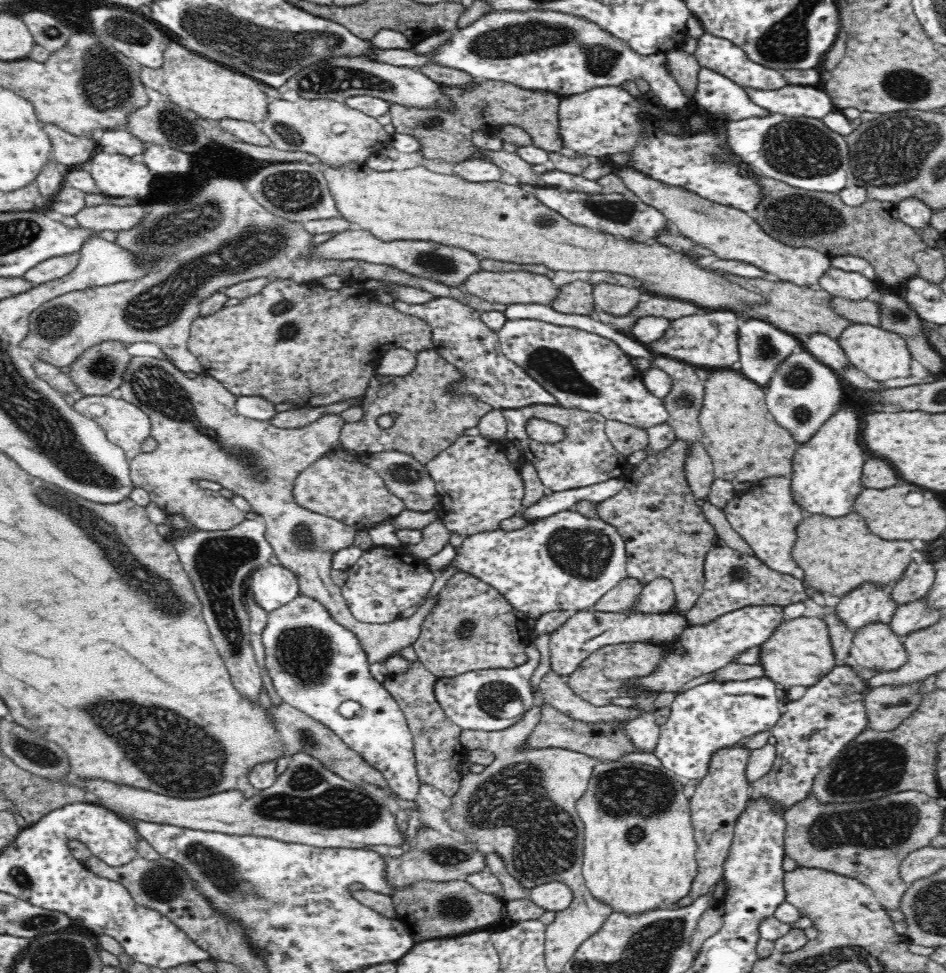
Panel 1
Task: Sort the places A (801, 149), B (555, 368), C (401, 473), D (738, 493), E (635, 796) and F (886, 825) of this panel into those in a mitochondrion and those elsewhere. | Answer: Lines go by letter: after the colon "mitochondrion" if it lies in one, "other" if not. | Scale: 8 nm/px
A: mitochondrion
B: mitochondrion
C: mitochondrion
D: other
E: mitochondrion
F: mitochondrion

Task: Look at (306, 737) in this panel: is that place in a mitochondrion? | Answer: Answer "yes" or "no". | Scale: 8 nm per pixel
yes

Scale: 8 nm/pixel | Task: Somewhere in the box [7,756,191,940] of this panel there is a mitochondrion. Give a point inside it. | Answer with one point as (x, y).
(45, 922)

